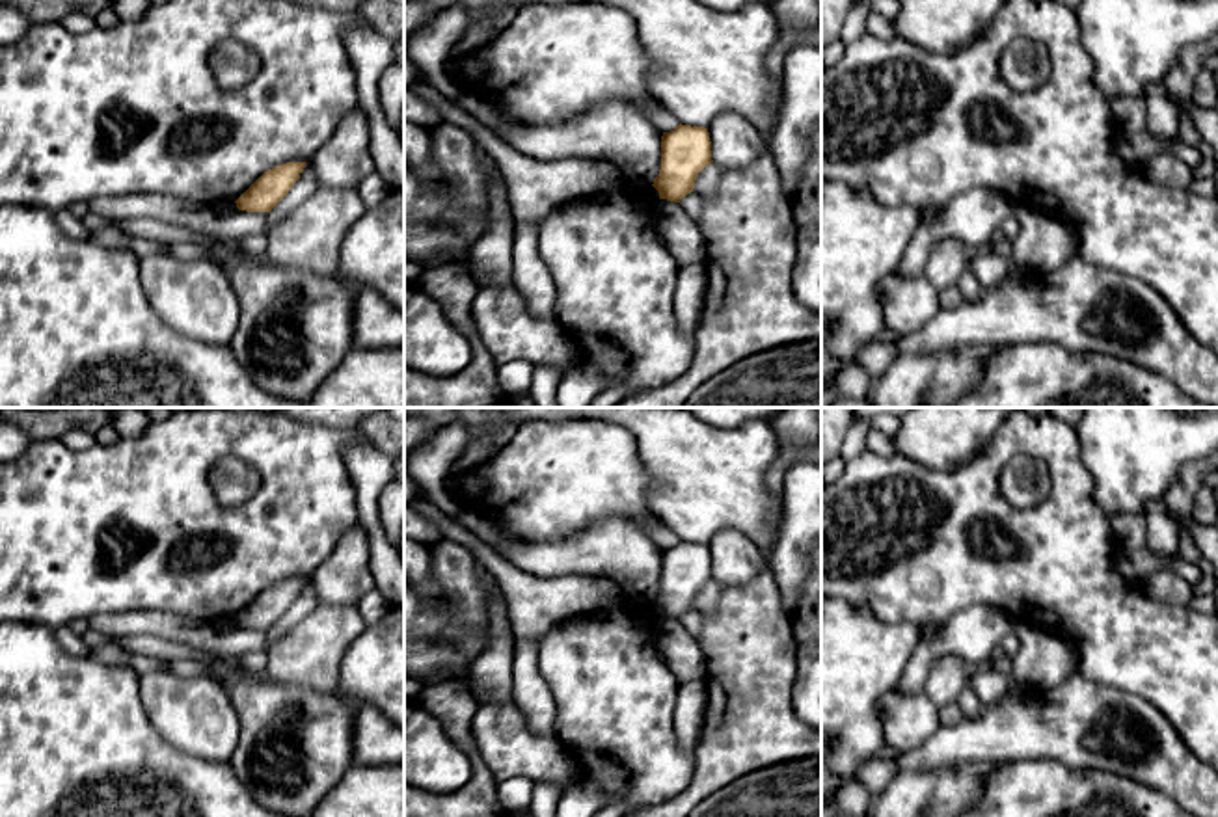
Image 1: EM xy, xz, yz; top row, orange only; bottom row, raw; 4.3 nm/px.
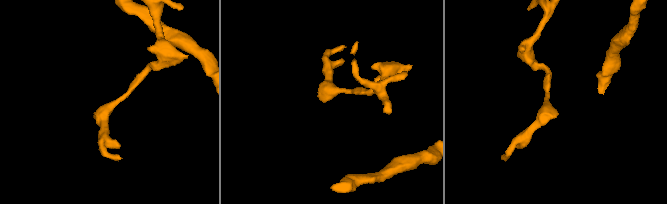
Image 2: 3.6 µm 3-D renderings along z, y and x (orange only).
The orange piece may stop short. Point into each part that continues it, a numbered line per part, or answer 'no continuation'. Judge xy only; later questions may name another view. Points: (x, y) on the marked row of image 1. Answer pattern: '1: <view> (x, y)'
no continuation

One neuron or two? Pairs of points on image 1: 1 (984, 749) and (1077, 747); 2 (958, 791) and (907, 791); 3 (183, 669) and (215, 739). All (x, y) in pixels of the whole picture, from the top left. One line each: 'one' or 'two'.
1: one
2: one
3: two

